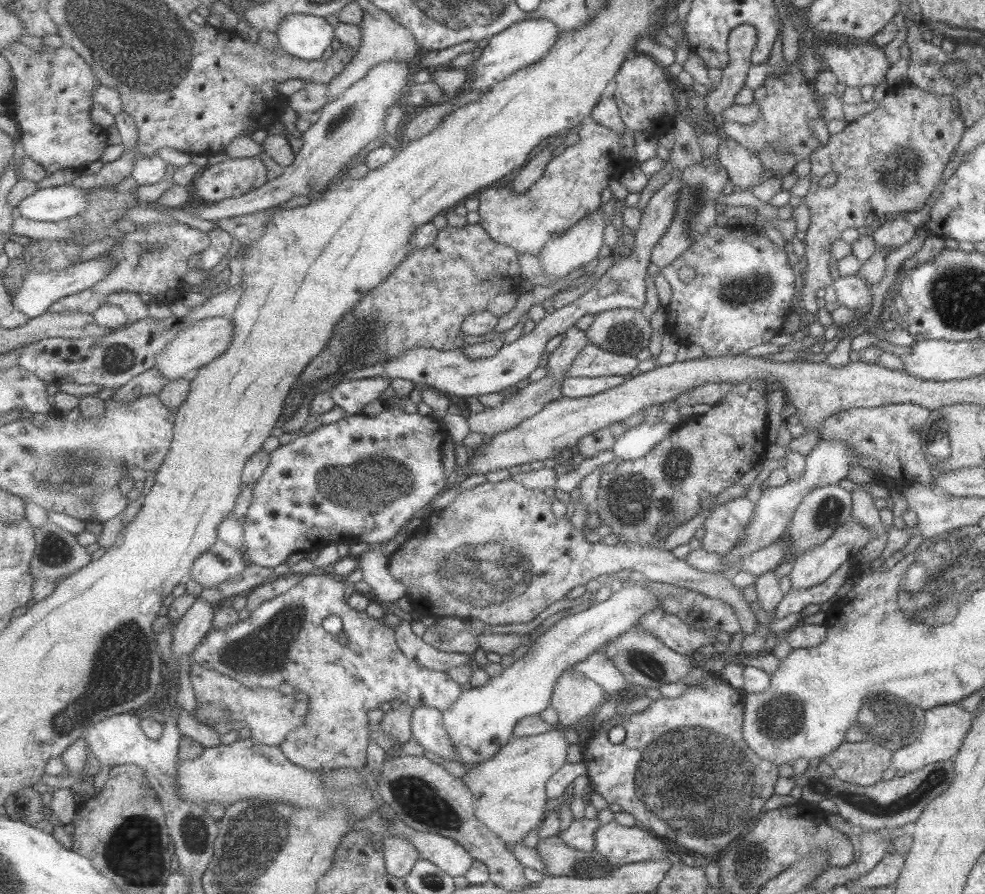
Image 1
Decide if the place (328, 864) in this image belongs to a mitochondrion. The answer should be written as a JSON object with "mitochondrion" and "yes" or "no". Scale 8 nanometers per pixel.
{"mitochondrion":"no"}

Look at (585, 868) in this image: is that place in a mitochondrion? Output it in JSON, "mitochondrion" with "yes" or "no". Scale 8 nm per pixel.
{"mitochondrion":"yes"}

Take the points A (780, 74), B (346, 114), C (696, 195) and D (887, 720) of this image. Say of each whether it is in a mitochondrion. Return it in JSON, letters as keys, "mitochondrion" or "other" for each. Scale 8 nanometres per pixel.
{"A":"other","B":"mitochondrion","C":"mitochondrion","D":"mitochondrion"}

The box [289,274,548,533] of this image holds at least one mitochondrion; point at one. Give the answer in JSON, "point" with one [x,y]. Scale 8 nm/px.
{"point":[360,487]}

